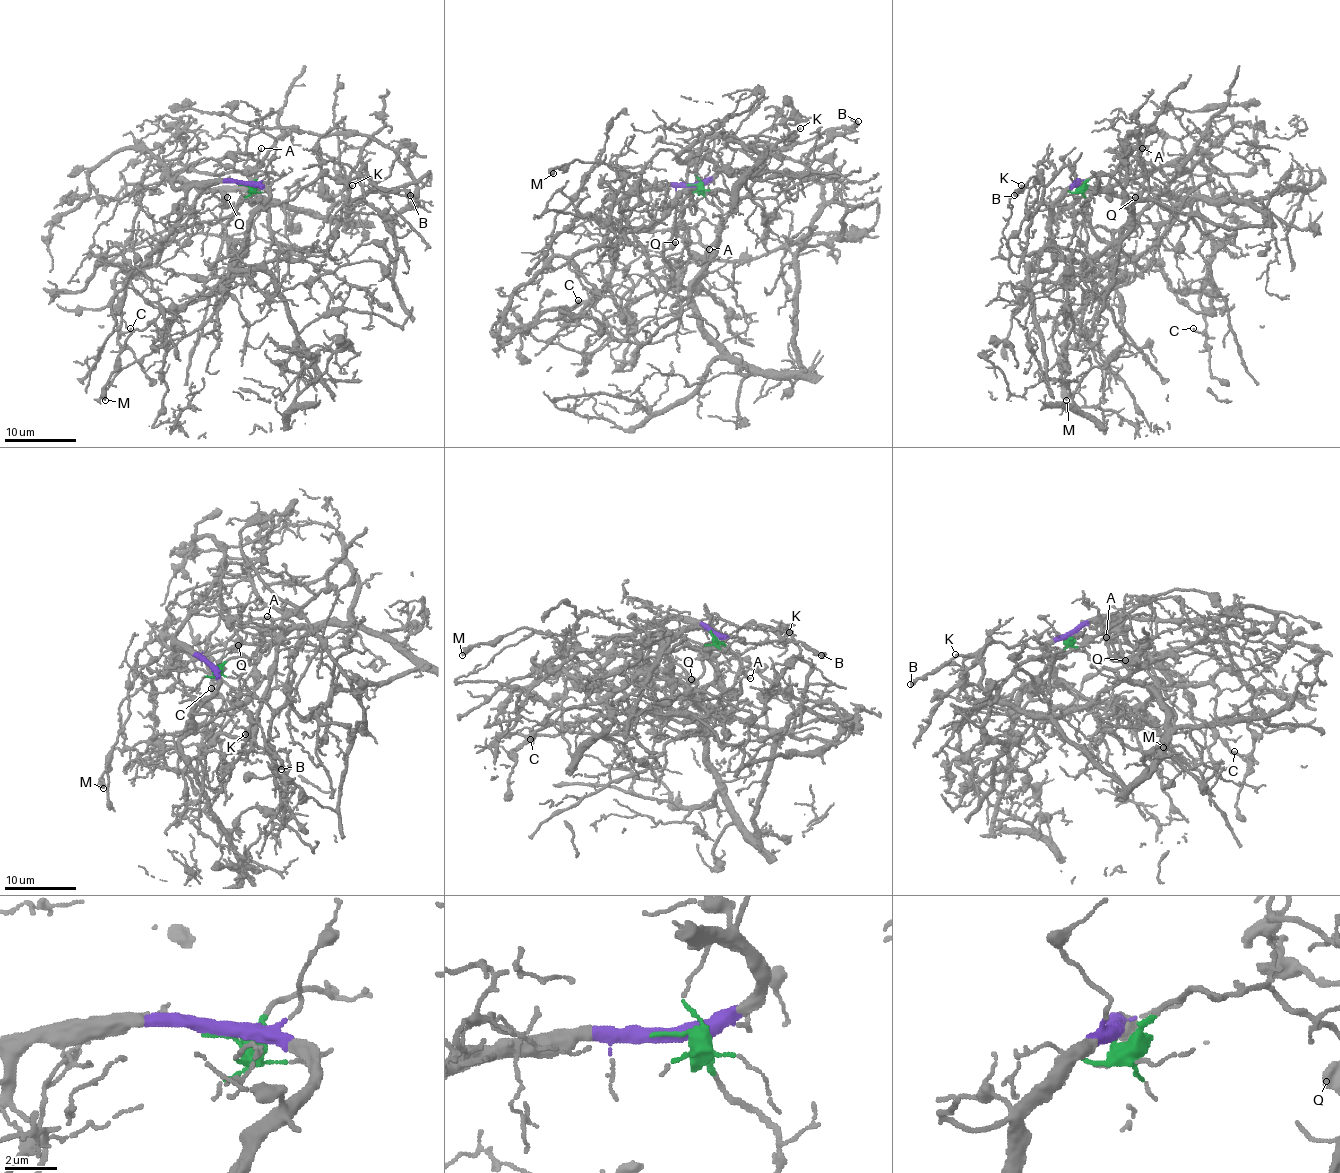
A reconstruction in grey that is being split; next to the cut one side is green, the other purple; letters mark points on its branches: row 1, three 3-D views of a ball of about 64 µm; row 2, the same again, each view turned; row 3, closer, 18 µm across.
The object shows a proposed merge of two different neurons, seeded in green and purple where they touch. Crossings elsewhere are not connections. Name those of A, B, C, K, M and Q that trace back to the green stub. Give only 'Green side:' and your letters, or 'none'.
Green side: A

